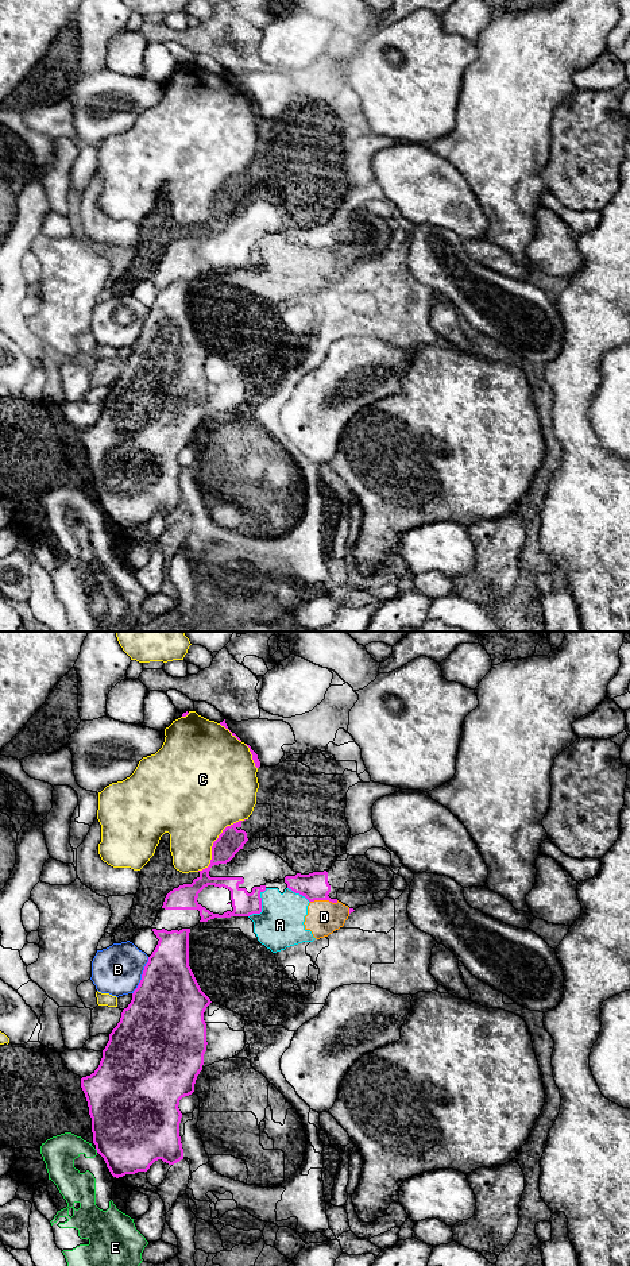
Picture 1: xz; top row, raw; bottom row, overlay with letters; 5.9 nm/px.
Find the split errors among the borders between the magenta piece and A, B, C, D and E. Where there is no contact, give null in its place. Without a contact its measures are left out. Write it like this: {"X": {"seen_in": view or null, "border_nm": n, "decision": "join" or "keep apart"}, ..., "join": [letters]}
{"A": {"seen_in": "xz", "border_nm": 200, "decision": "keep apart"}, "B": {"seen_in": "xz", "border_nm": 240, "decision": "keep apart"}, "C": {"seen_in": "xz", "border_nm": 420, "decision": "keep apart"}, "D": {"seen_in": "xz", "border_nm": 170, "decision": "keep apart"}, "E": {"seen_in": "xz", "border_nm": 30, "decision": "keep apart"}, "join": []}

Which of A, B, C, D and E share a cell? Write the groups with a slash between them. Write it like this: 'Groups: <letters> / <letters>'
Groups: A D / B / C / E

